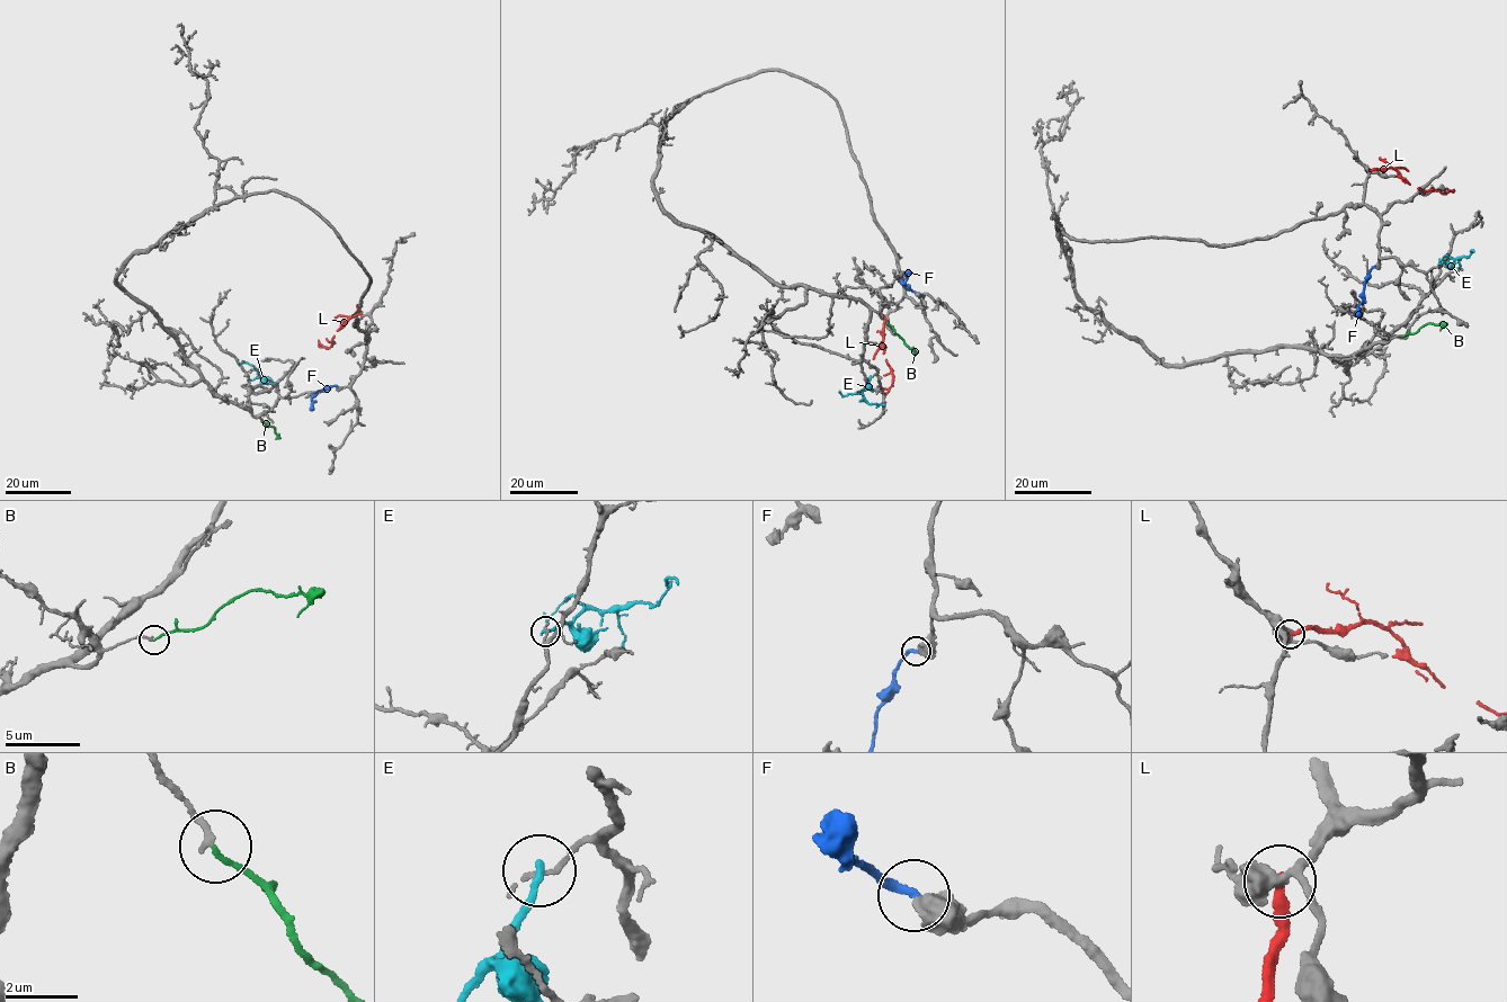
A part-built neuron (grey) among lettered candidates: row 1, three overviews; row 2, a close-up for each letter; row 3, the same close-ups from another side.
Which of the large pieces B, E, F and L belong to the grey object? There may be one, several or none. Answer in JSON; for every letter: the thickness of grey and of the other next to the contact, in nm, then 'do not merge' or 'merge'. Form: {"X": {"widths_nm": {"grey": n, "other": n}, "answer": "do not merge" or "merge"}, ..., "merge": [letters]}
{"B": {"widths_nm": {"grey": 180, "other": 130}, "answer": "merge"}, "E": {"widths_nm": {"grey": 150, "other": 200}, "answer": "do not merge"}, "F": {"widths_nm": {"grey": 600, "other": 200}, "answer": "merge"}, "L": {"widths_nm": {"grey": 360, "other": 300}, "answer": "do not merge"}, "merge": ["B", "F"]}

